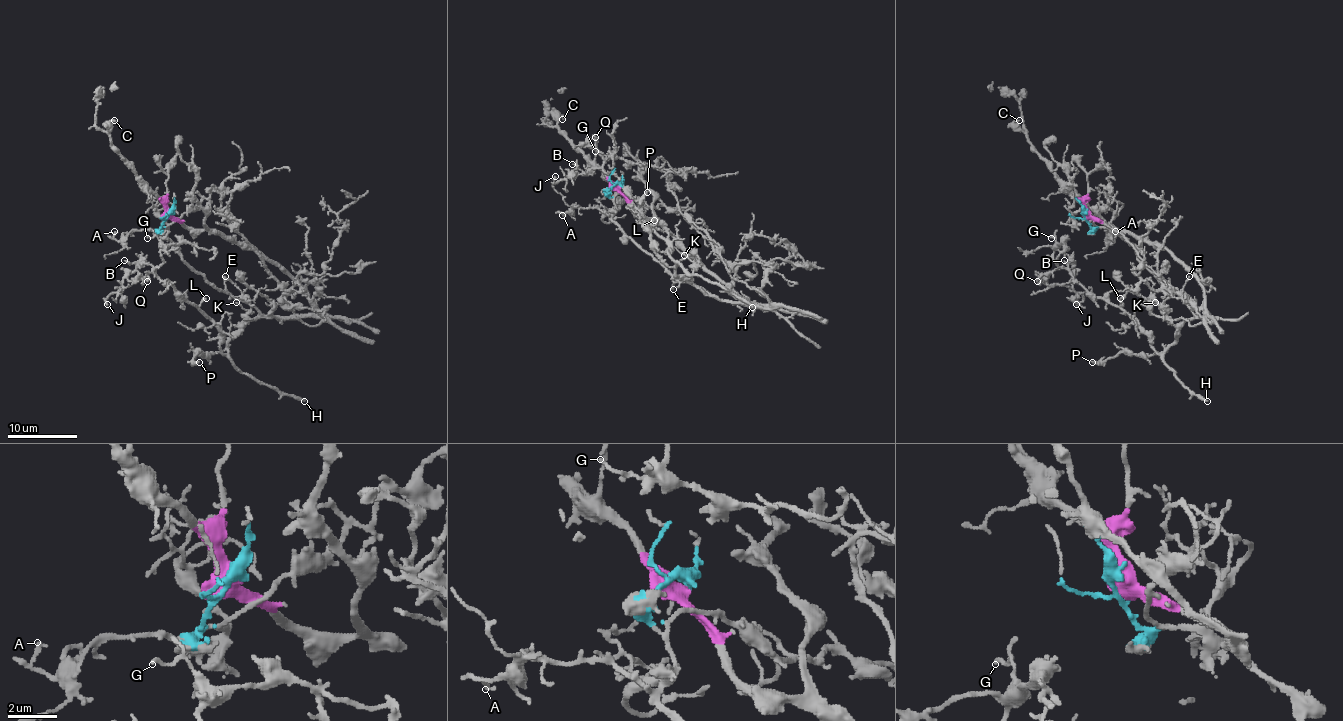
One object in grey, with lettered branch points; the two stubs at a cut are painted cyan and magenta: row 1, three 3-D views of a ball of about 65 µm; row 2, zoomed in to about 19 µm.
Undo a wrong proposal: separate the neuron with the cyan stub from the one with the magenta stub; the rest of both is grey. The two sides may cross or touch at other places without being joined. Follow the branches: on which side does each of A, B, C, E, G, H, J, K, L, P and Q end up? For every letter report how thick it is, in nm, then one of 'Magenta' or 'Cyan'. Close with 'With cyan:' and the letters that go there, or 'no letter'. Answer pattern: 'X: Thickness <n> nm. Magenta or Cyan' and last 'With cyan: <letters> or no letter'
A: Thickness 80 nm. Cyan
B: Thickness 130 nm. Cyan
C: Thickness 190 nm. Magenta
E: Thickness 160 nm. Cyan
G: Thickness 110 nm. Cyan
H: Thickness 240 nm. Cyan
J: Thickness 150 nm. Cyan
K: Thickness 150 nm. Cyan
L: Thickness 200 nm. Cyan
P: Thickness 280 nm. Cyan
Q: Thickness 140 nm. Cyan
With cyan: A, B, E, G, H, J, K, L, P, Q

